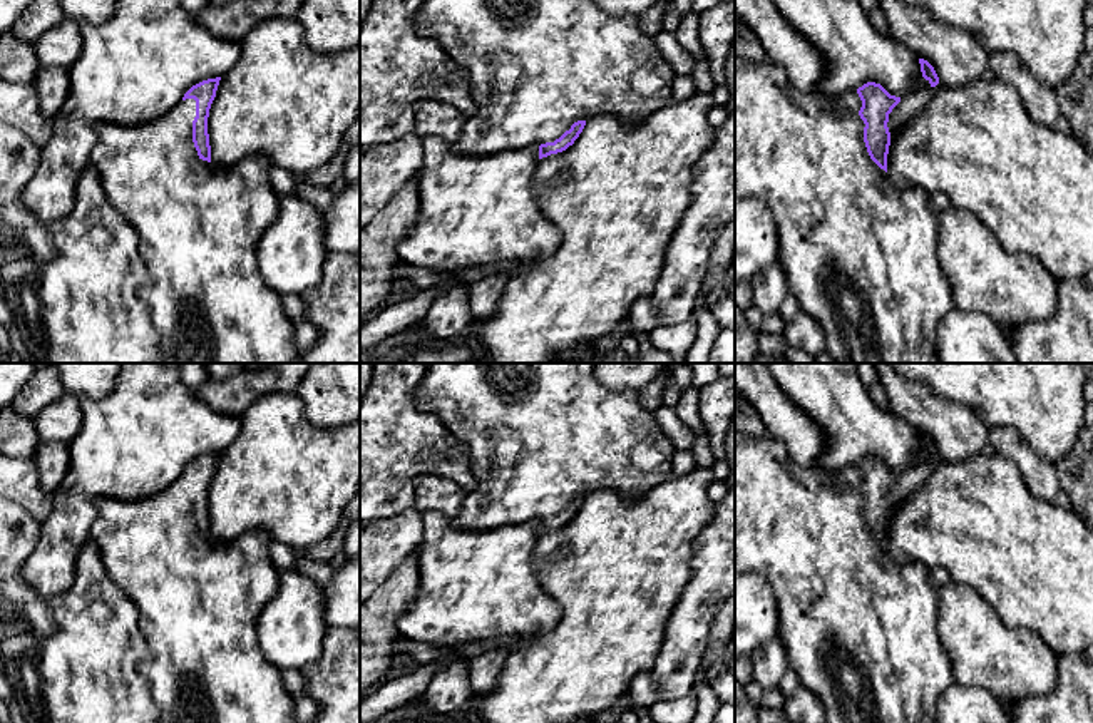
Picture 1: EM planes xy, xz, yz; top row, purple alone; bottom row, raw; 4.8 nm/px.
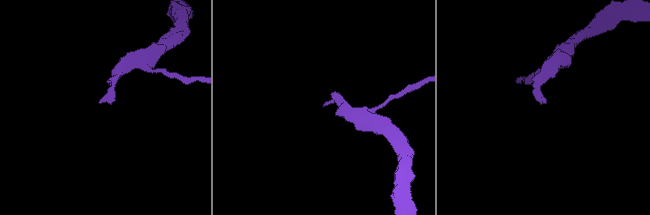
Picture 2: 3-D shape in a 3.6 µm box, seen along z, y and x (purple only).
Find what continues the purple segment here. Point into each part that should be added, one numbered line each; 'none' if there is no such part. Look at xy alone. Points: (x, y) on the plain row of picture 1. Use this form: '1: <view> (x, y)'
1: xy (200, 599)

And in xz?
1: xz (539, 434)

